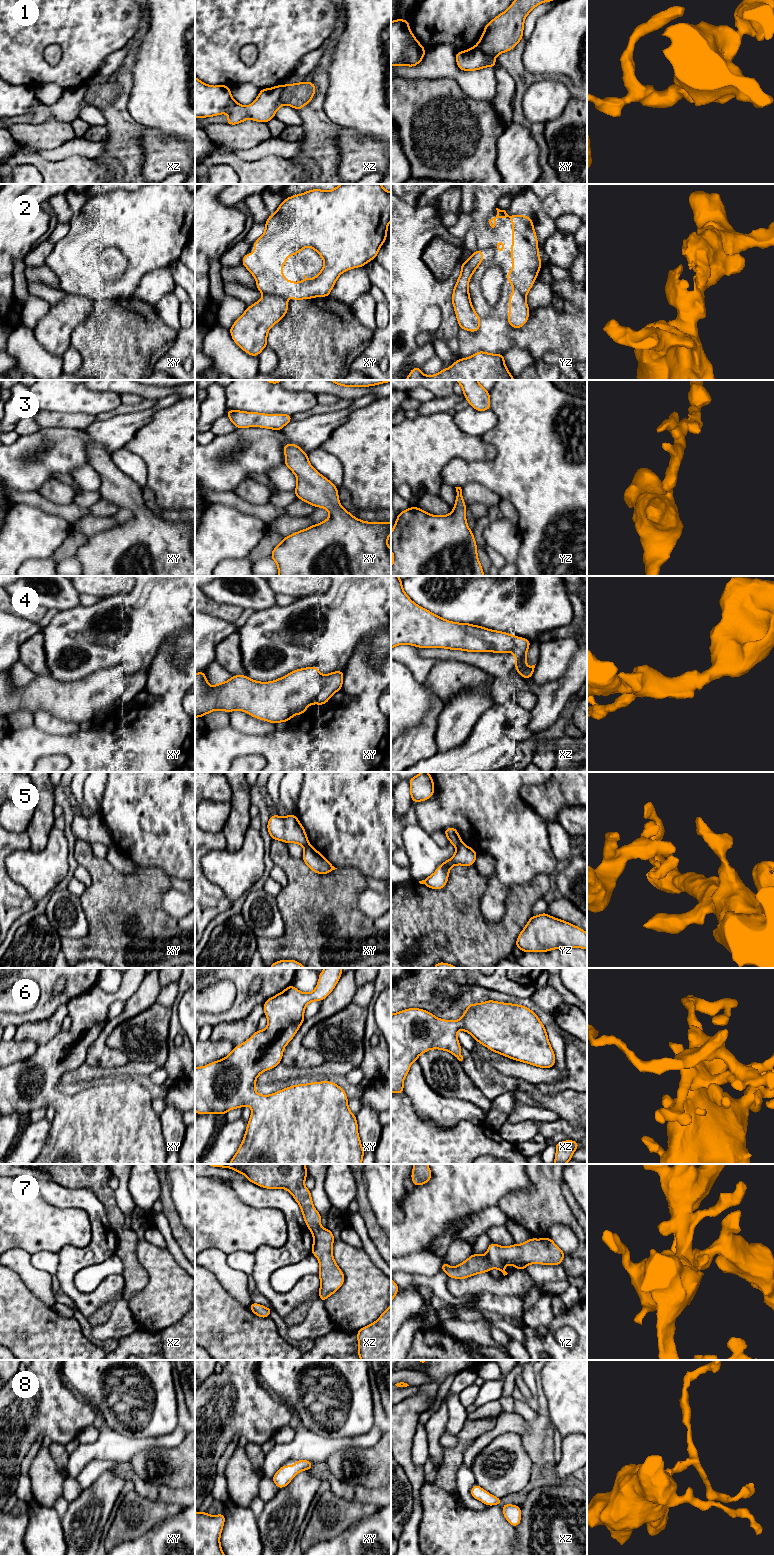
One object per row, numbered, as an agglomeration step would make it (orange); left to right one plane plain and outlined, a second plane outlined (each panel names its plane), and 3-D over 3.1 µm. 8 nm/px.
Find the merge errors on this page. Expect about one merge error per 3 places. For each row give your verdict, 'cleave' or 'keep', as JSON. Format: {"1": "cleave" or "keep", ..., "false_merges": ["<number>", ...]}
{"1": "cleave", "2": "keep", "3": "keep", "4": "keep", "5": "cleave", "6": "keep", "7": "keep", "8": "keep", "false_merges": ["1", "5"]}

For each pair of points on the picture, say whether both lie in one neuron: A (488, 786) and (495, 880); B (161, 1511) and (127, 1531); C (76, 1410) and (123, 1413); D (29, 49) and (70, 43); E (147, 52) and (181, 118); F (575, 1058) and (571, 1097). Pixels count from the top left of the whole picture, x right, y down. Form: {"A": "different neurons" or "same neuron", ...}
{"A": "same neuron", "B": "same neuron", "C": "different neurons", "D": "same neuron", "E": "same neuron", "F": "different neurons"}

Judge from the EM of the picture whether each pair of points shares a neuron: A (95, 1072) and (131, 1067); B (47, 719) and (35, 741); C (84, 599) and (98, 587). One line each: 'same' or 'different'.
A: same
B: different
C: different

